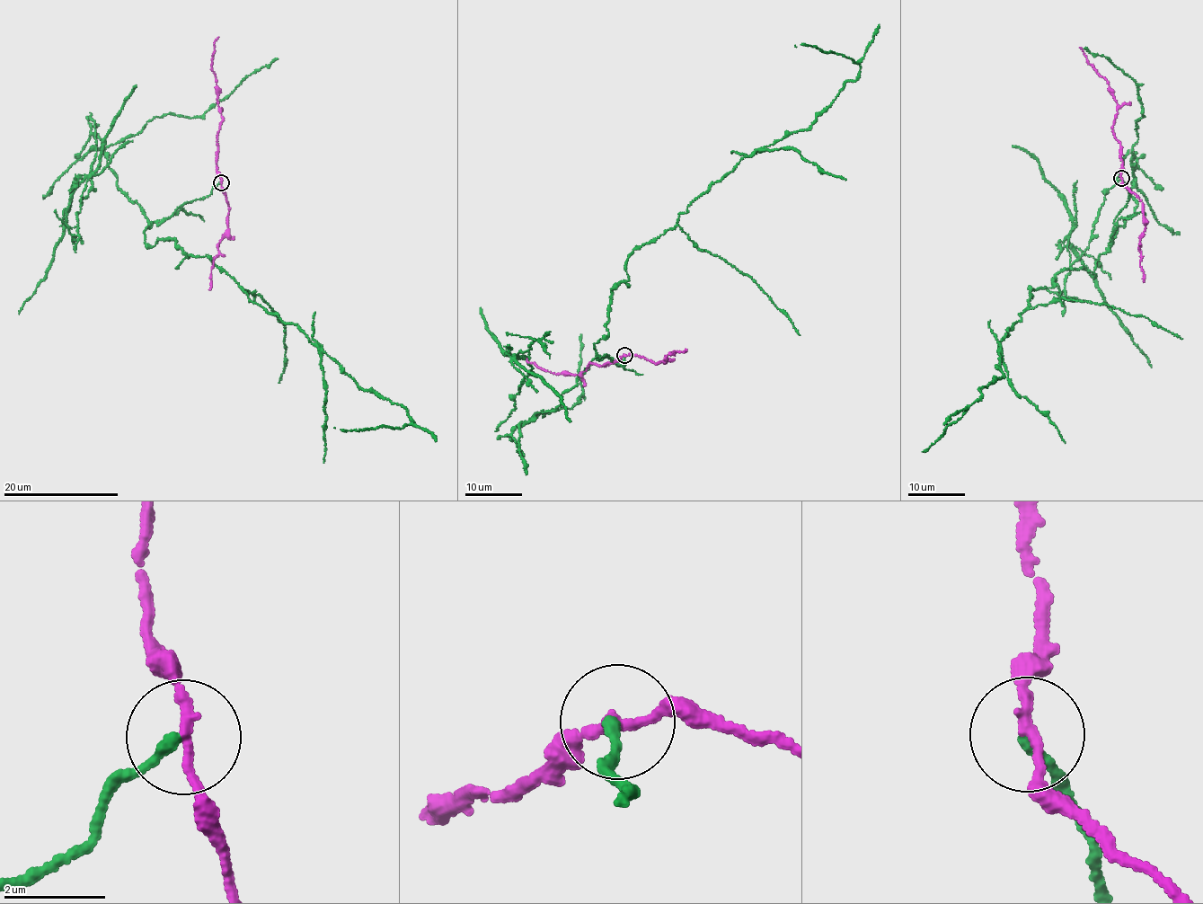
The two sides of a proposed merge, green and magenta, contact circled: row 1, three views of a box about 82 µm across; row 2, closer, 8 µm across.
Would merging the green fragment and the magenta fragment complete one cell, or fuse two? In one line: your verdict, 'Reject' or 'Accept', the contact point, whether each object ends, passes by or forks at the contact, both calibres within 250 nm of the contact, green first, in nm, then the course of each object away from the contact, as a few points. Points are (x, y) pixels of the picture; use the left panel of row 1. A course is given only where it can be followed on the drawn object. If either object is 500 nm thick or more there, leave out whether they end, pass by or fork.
Reject. Place: (221, 182). At the ring green ends. At the ring magenta passes by. Thickness 200 nm (green) against 190 nm. Course of green: (221, 181), (151, 222), (145, 242), (173, 237), (188, 257), (205, 256), (413, 421), (334, 427). Course of magenta: (221, 181), (216, 162), (222, 117), (212, 65), (214, 44), (218, 37)

